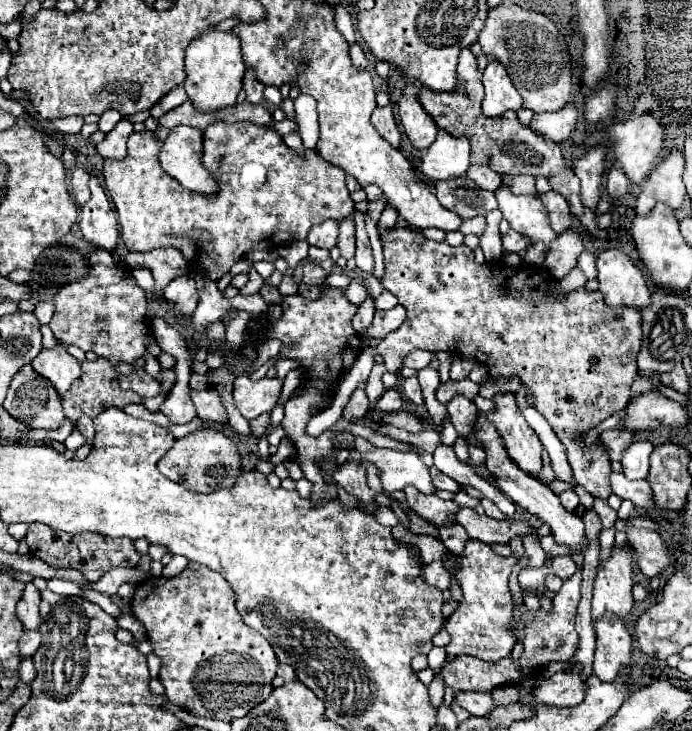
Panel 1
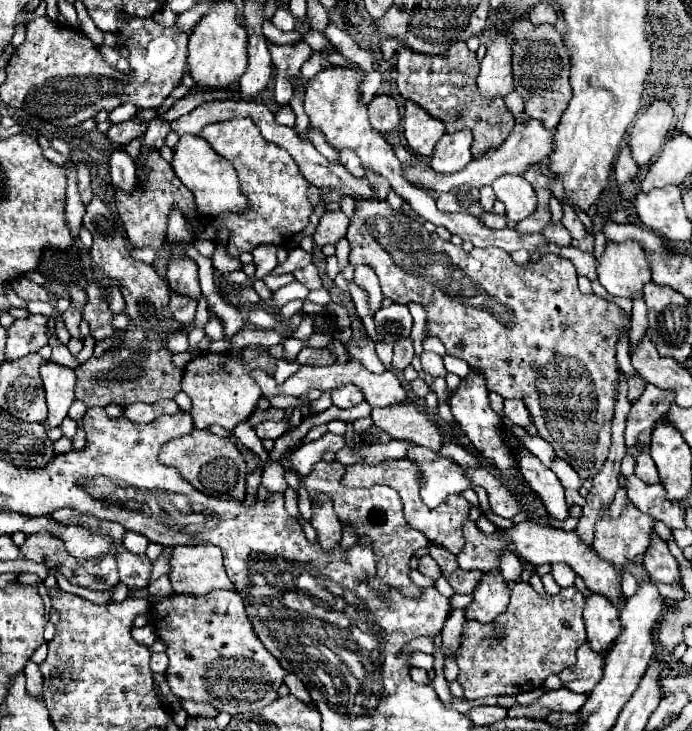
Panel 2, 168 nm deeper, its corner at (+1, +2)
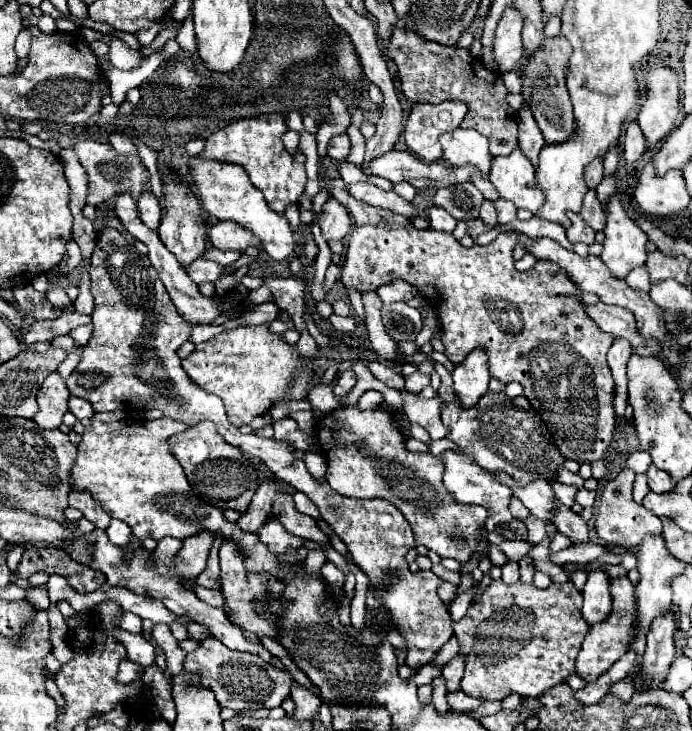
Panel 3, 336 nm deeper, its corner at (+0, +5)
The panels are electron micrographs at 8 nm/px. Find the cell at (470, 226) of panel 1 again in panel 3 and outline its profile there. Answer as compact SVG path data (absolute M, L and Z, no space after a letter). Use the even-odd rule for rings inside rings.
M497 199L493 205L495 205L497 213L499 213L499 225L505 225L505 223L509 223L509 221L513 221L517 217L517 207L511 201Z

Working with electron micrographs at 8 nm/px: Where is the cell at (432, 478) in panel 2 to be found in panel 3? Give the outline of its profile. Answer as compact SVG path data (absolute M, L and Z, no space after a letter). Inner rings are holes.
M445 451L443 453L443 463L445 463L445 475L443 475L443 483L447 487L447 491L461 503L473 503L473 505L481 505L489 511L489 519L485 523L487 531L495 531L499 525L509 523L511 521L511 511L509 511L509 501L513 497L513 491L499 483L497 479L493 479L489 475L489 471L481 469L473 457L455 453L455 451Z

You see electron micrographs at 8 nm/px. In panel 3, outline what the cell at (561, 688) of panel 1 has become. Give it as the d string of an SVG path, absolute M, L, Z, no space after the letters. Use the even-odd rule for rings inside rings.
M629 577L611 579L613 609L605 621L591 625L589 633L583 639L583 647L577 655L577 675L583 681L595 681L605 669L609 669L621 655L629 651L629 637L633 637L633 617L637 617L637 609L633 605L633 589L635 585L629 581Z

